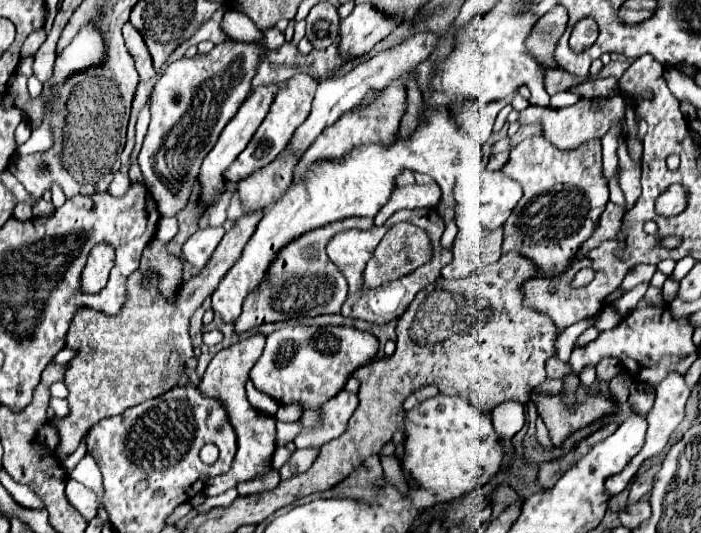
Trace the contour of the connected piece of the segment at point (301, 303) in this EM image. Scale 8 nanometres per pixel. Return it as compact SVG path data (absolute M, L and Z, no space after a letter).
M345 218L333 224L327 224L325 228L317 228L313 232L303 234L301 238L287 244L271 264L265 280L245 298L243 312L235 320L235 332L247 332L251 328L257 328L265 322L279 322L279 320L293 320L303 316L317 316L317 314L335 314L341 310L341 304L347 298L349 286L343 274L337 270L337 266L327 258L325 244L331 236L335 236L341 230L359 228L367 230L373 226L371 218Z

